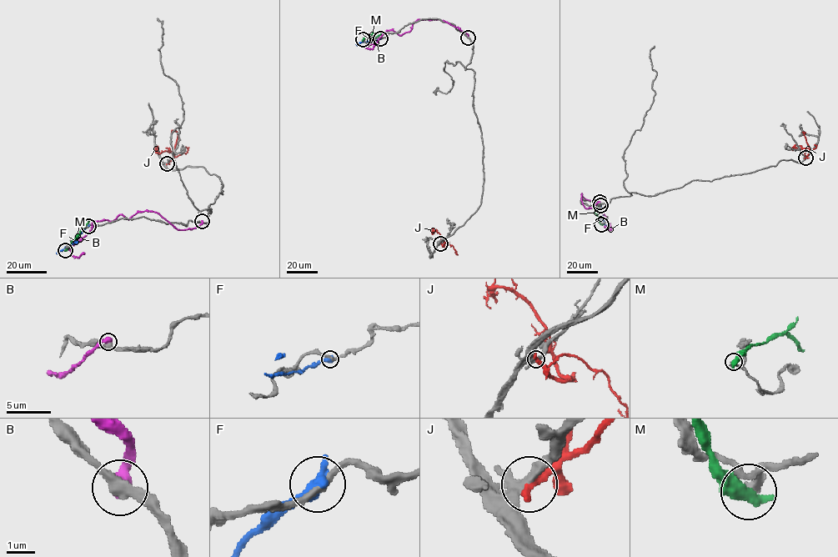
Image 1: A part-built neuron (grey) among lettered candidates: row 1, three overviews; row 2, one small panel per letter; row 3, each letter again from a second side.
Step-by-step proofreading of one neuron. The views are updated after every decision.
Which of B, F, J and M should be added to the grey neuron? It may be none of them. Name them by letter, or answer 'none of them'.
none of them

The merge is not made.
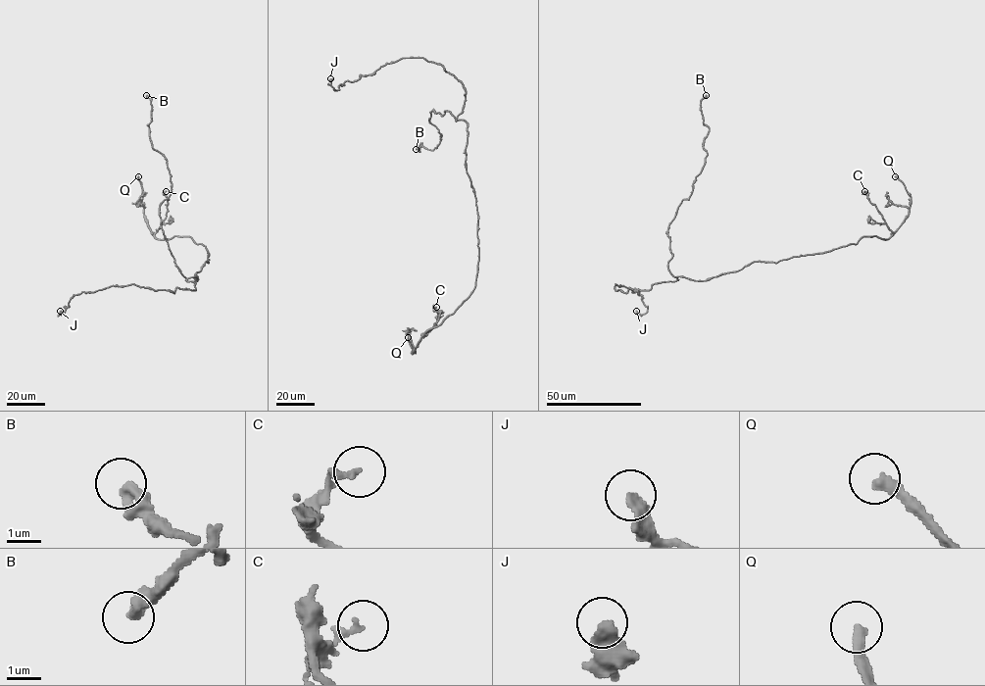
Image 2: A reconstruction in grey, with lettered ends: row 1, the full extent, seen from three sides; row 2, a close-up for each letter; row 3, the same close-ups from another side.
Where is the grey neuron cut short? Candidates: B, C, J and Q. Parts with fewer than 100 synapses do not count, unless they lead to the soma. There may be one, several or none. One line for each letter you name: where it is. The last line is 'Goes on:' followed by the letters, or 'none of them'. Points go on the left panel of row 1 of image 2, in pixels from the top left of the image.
Q: place (138, 176)
Goes on: Q

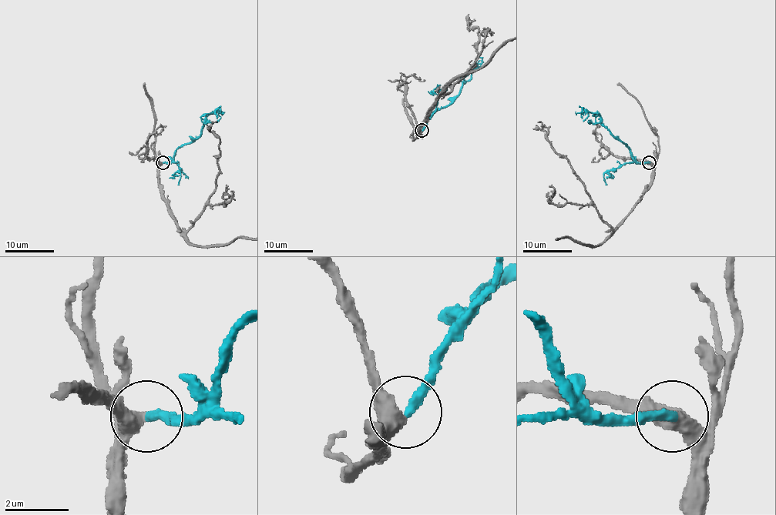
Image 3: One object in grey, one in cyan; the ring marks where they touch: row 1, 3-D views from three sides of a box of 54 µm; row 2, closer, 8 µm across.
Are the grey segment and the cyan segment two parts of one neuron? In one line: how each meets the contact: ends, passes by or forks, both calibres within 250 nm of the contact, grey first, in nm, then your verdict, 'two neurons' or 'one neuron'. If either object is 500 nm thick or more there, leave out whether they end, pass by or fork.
grey passes by | cyan ends | 440/280 nm | one neuron

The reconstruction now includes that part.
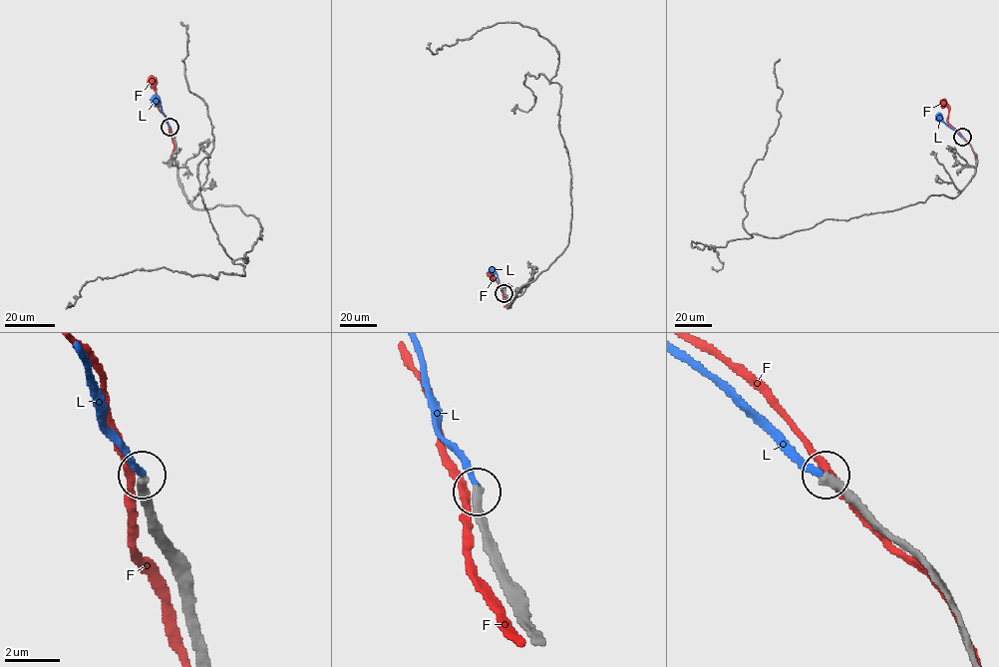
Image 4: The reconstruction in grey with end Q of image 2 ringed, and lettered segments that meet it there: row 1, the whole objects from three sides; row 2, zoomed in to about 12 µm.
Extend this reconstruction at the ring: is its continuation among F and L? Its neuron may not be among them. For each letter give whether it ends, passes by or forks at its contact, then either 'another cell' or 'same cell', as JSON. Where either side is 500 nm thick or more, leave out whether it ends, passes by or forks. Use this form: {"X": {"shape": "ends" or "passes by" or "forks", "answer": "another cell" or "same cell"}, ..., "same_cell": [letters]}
{"F": {"shape": "passes by", "answer": "another cell"}, "L": {"shape": "ends", "answer": "another cell"}, "same_cell": []}

